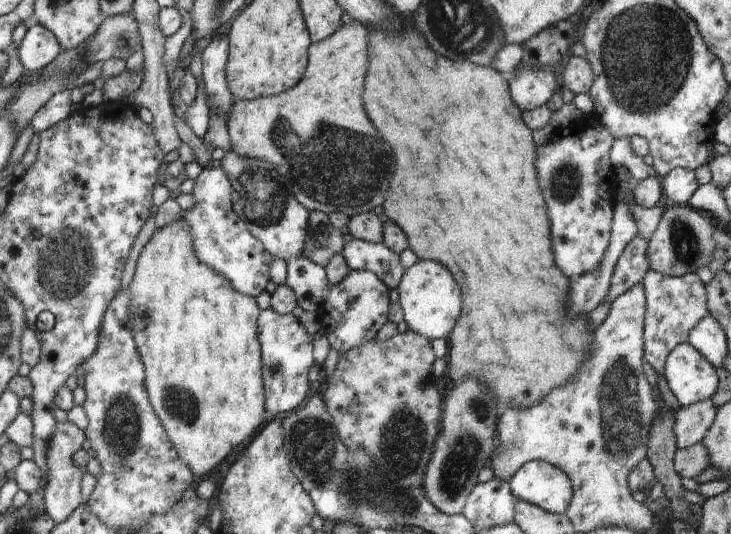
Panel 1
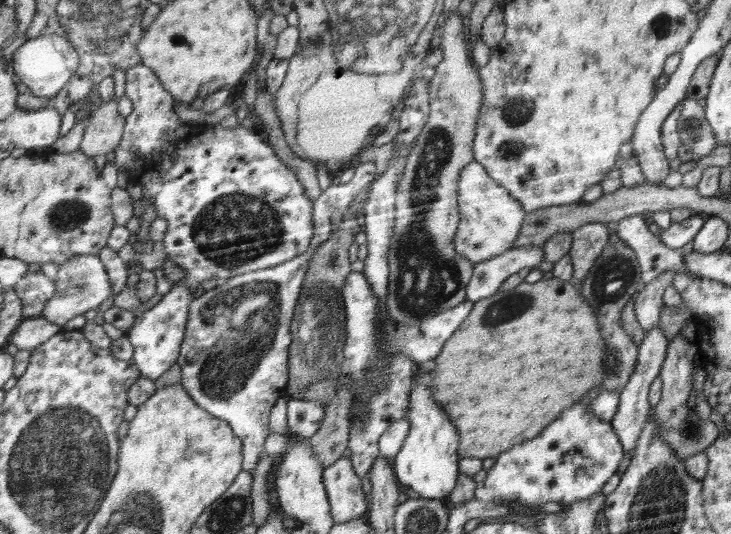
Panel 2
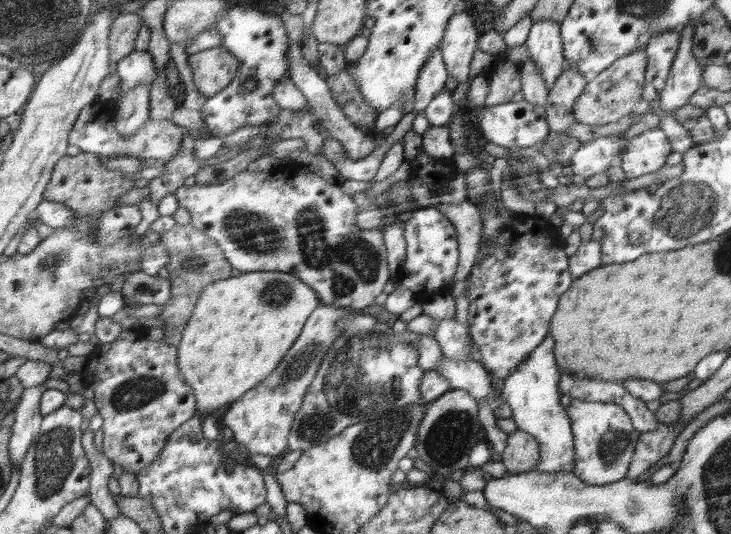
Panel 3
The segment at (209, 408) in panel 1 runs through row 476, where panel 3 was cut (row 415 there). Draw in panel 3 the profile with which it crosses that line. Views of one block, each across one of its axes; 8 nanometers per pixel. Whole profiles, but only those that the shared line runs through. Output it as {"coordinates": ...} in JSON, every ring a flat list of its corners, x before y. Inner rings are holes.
{"coordinates":[[256,271,240,273,229,279,219,280,207,286,202,293,194,317,186,328,179,347,179,366,184,380,195,388,199,400,200,418,206,415,221,417,231,402,246,394,262,382,286,356,286,352,302,333,310,314,318,306,318,294,294,274,280,271]]}

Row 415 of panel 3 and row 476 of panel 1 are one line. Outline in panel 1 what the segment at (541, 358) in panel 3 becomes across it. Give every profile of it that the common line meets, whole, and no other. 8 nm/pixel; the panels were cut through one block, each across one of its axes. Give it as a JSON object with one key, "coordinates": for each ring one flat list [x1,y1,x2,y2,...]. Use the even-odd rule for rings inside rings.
{"coordinates":[[531,460,523,464,522,467,511,476,510,490,518,500,528,501,530,504,539,505,540,508,547,509,548,512,556,514,565,514,568,507,571,506,571,500,574,498,574,488,571,478,567,473,562,472,560,468,548,464,546,461]]}

